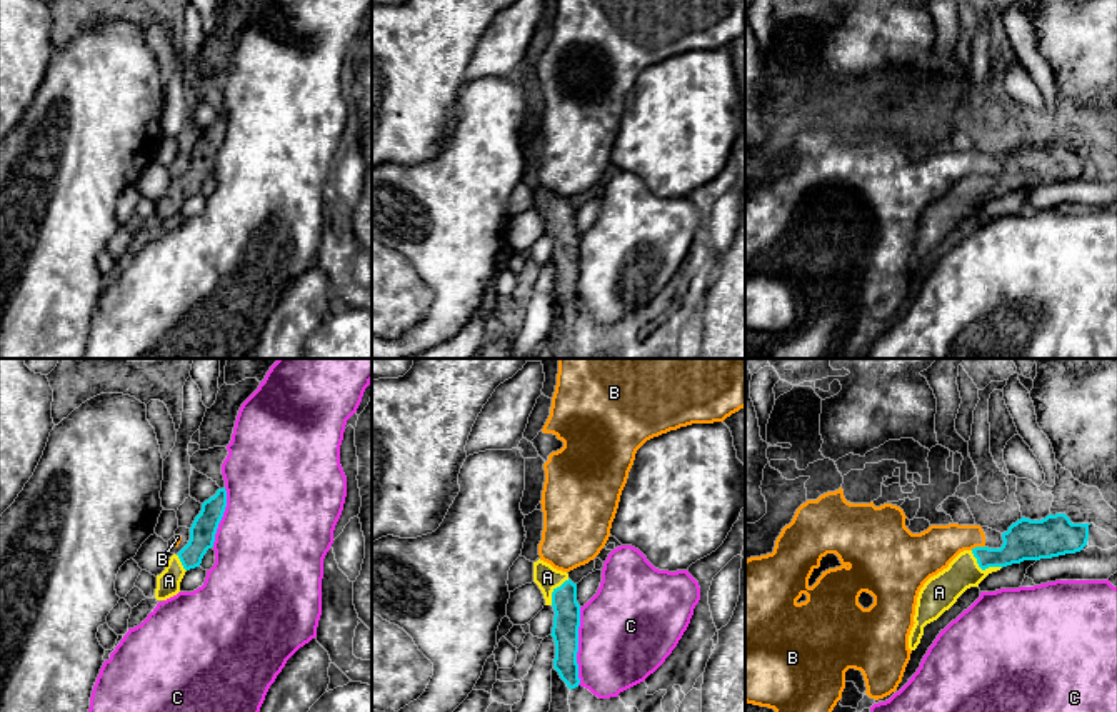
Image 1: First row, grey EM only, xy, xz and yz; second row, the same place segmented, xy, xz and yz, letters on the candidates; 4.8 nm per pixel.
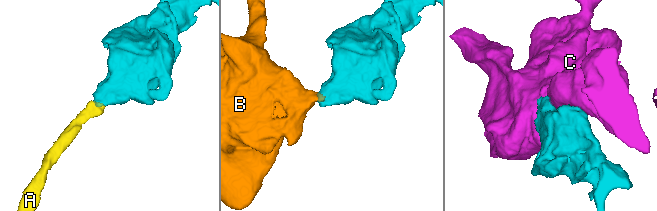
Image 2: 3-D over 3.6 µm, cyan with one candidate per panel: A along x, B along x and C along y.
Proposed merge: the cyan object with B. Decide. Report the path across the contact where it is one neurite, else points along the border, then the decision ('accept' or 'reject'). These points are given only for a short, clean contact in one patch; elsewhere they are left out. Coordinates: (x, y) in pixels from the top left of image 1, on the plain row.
border along yz (984, 172), (971, 175); reject

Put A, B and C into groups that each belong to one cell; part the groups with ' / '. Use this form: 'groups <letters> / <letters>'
groups A / B / C

